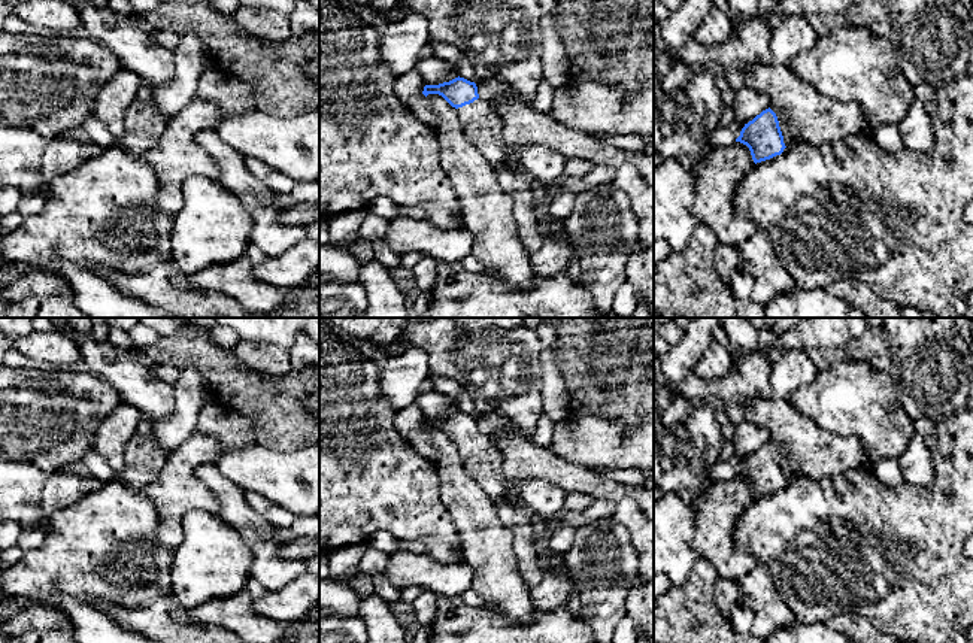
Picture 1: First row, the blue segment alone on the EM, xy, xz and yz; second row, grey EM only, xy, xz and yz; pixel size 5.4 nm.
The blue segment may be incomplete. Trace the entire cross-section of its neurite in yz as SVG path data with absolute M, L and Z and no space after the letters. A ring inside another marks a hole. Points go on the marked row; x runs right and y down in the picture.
M769 107L745 124L736 142L749 148L757 164L780 155L795 139L785 133L785 122L780 113Z

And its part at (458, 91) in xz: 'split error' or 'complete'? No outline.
split error

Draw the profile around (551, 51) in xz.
M557 10L543 15L543 37L537 49L543 67L543 79L546 79L555 90L570 82L569 58L557 31L557 21Z

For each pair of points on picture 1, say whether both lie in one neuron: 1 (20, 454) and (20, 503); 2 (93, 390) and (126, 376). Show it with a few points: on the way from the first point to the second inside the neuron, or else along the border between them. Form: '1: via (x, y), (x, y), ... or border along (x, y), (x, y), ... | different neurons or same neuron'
1: via (20, 466), (20, 491) | same neuron
2: border along (91, 372), (103, 378), (124, 400) | different neurons

